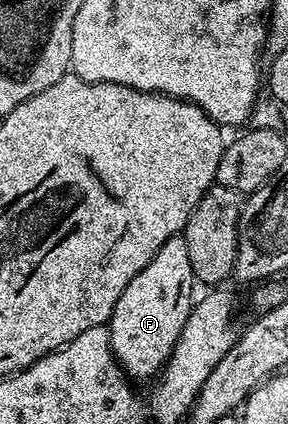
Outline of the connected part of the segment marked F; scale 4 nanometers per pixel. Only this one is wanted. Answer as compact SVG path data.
M182 235L168 239L168 243L164 243L156 255L152 255L148 267L144 267L144 271L140 271L140 275L136 275L128 287L124 287L120 299L116 299L108 328L114 358L127 378L138 382L146 381L149 377L157 378L161 374L180 339L180 331L184 331L184 323L196 300L194 288L196 282L192 263L188 263L188 247Z

